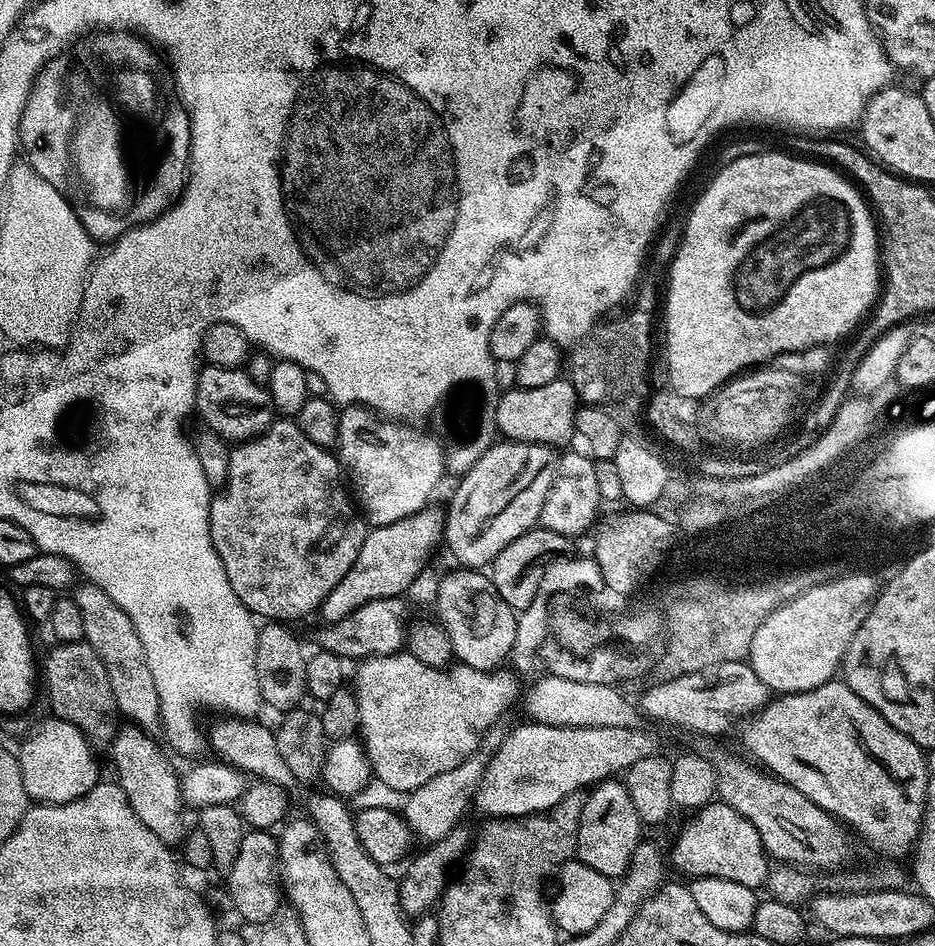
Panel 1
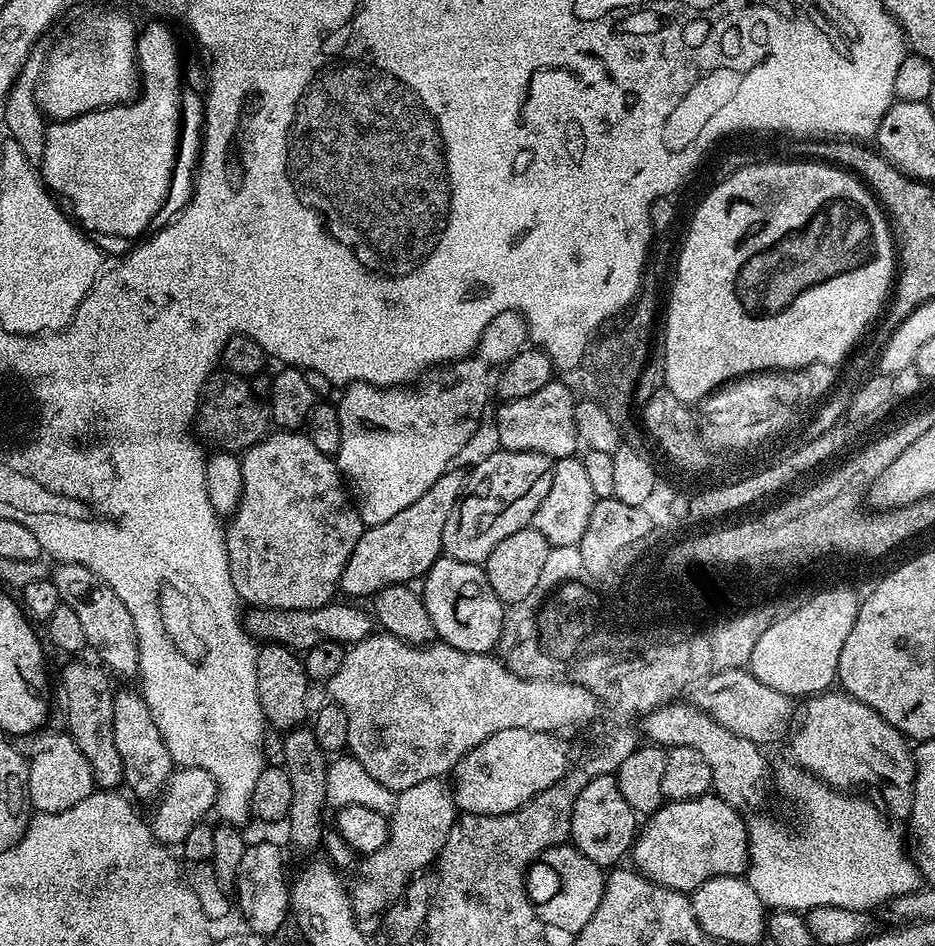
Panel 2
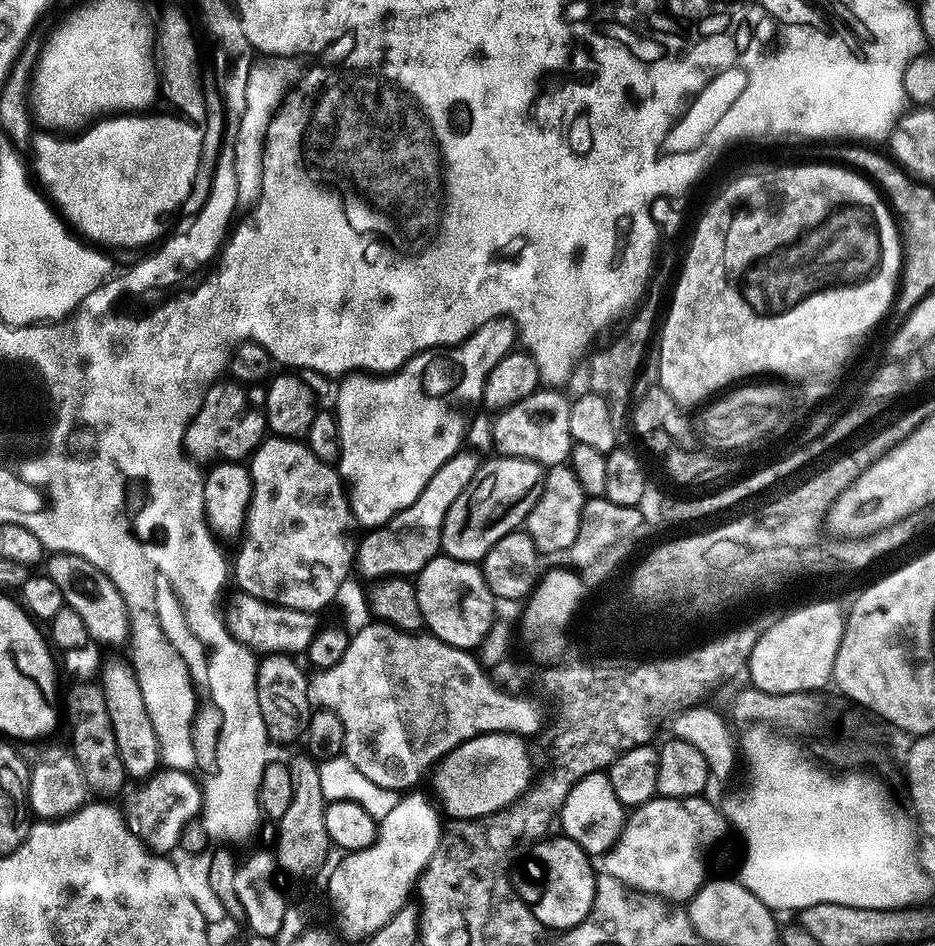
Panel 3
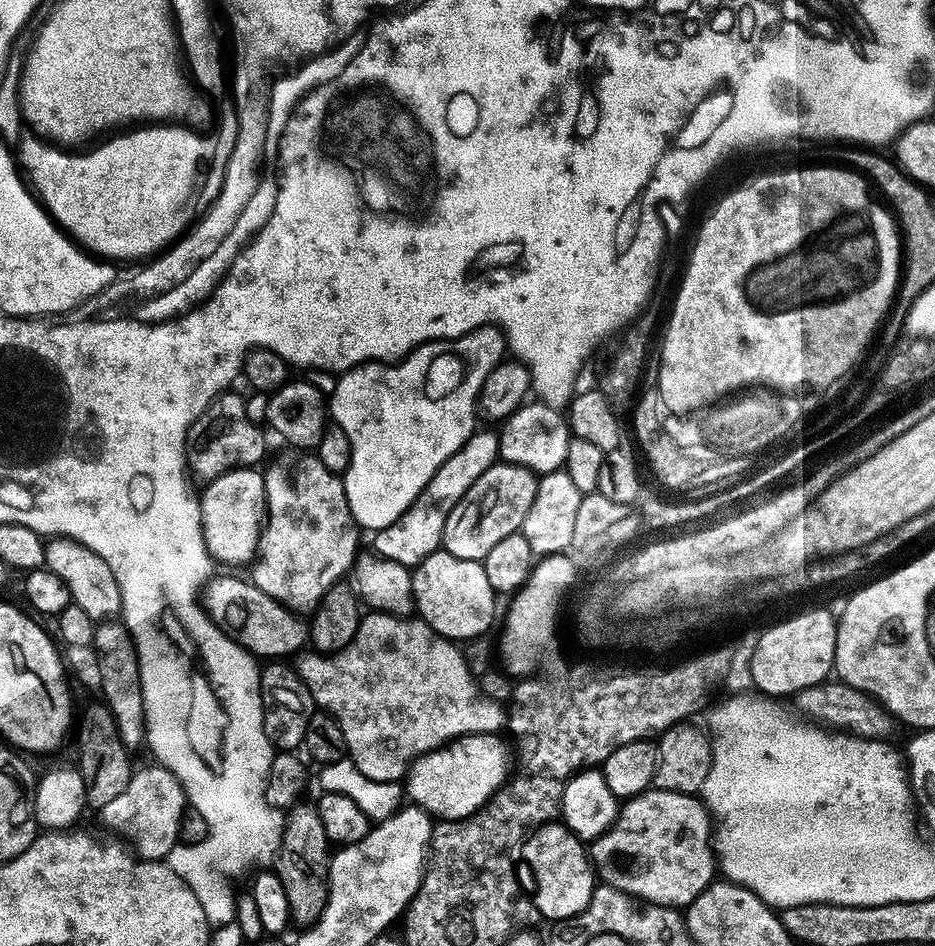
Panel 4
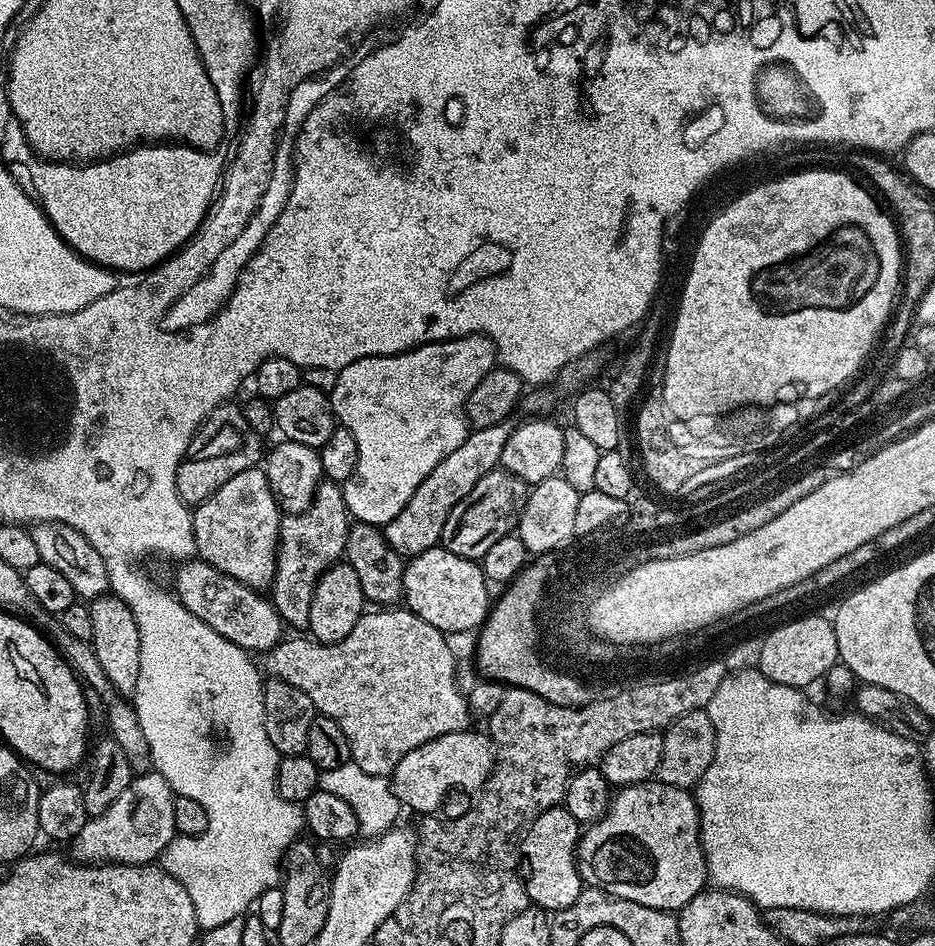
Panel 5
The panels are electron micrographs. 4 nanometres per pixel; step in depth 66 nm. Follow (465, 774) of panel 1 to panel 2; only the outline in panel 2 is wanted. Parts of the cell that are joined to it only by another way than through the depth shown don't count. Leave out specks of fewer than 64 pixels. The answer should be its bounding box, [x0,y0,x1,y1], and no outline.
[350,778,458,918]

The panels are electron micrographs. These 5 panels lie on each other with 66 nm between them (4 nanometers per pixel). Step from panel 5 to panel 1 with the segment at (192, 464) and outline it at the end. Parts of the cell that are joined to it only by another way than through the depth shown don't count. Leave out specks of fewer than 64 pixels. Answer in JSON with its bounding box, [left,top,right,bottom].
[195,364,274,442]

